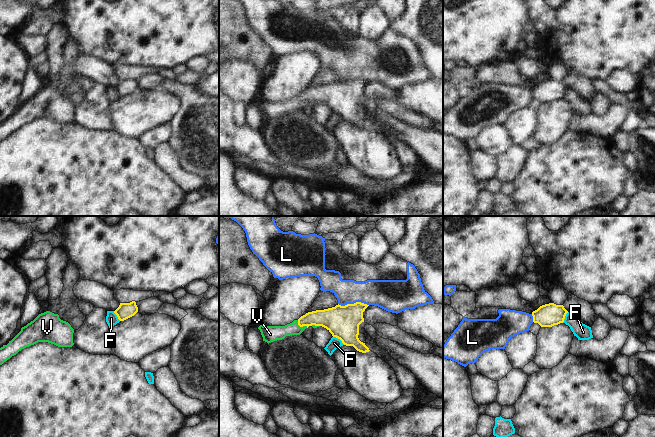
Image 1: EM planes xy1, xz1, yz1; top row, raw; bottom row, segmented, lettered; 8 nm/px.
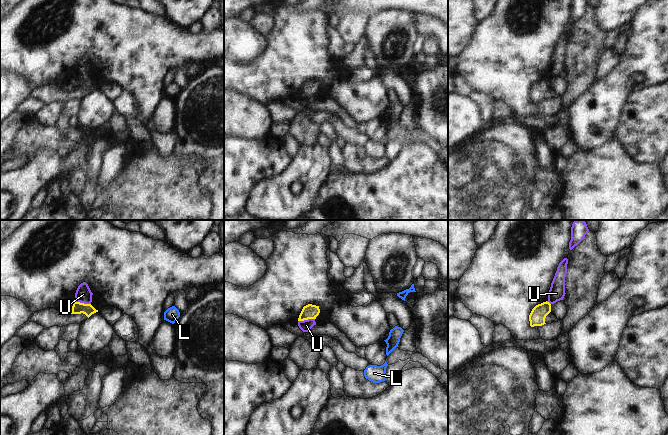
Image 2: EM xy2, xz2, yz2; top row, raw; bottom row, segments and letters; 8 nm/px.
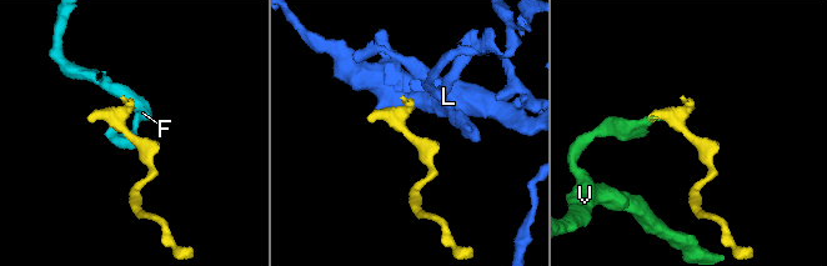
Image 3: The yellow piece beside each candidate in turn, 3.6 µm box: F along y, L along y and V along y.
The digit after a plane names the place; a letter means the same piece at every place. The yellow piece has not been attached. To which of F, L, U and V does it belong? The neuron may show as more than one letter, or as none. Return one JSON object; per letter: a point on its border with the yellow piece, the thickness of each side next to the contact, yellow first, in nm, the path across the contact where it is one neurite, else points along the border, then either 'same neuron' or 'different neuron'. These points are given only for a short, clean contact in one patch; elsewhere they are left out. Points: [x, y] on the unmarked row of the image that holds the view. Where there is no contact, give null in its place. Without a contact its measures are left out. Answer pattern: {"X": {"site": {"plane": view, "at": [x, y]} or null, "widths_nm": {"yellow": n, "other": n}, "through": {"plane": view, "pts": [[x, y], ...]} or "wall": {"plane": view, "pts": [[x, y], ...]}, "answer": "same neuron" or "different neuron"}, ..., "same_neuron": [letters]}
{"F": {"site": {"plane": "xz1", "at": [339, 114]}, "widths_nm": {"yellow": 260, "other": 90}, "wall": {"plane": "xz1", "pts": [[333, 112], [337, 113], [344, 120]]}, "answer": "different neuron"}, "L": {"site": {"plane": "xz1", "at": [353, 80]}, "widths_nm": {"yellow": 260, "other": 220}, "answer": "different neuron"}, "U": {"site": {"plane": "xy2", "at": [82, 79]}, "widths_nm": {"yellow": 90, "other": 130}, "wall": {"plane": "xy2", "pts": [[74, 77], [90, 80]]}, "answer": "different neuron"}, "V": {"site": {"plane": "xz1", "at": [301, 102]}, "widths_nm": {"yellow": 170, "other": 130}, "through": {"plane": "xz1", "pts": [[331, 95], [308, 95], [301, 102], [271, 109]]}, "answer": "same neuron"}, "same_neuron": ["V"]}

